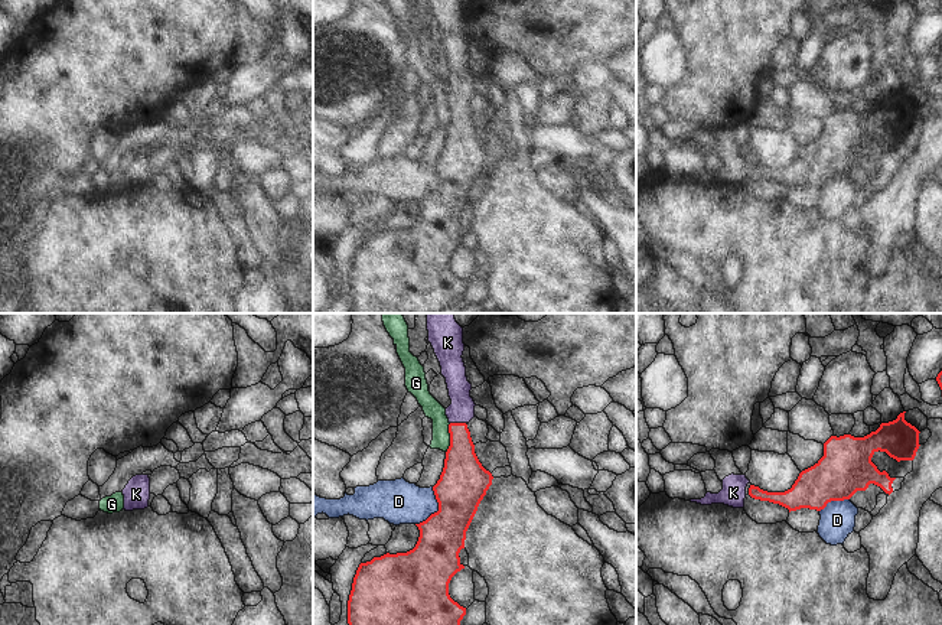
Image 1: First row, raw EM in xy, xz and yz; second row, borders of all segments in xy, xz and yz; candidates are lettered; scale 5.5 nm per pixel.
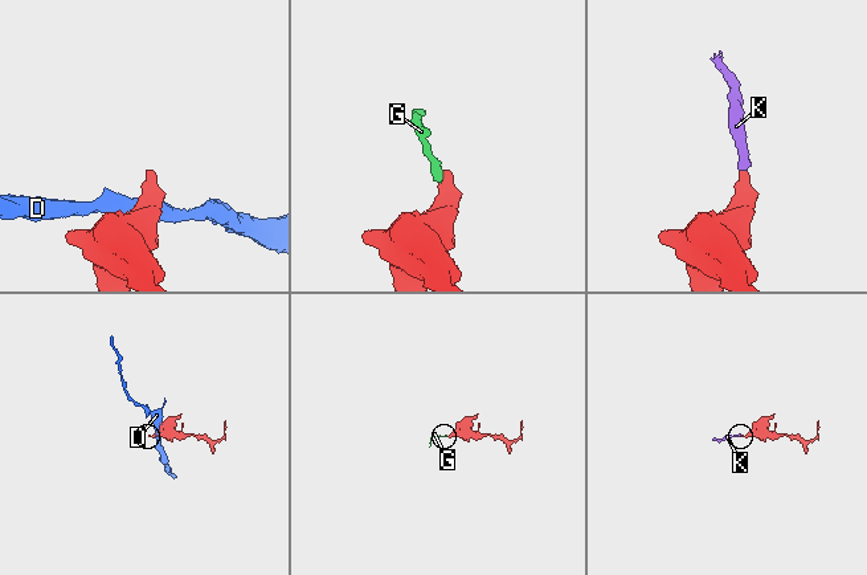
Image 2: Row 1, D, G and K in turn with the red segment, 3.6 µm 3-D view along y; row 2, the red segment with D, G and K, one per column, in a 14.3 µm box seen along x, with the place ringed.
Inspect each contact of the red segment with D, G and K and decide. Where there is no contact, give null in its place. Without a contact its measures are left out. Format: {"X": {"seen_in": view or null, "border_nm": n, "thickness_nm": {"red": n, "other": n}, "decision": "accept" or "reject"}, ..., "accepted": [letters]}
{"D": {"seen_in": "xz", "border_nm": 240, "thickness_nm": {"red": 280, "other": 240}, "decision": "reject"}, "G": {"seen_in": "xz", "border_nm": 170, "thickness_nm": {"red": 260, "other": 100}, "decision": "reject"}, "K": {"seen_in": "xz", "border_nm": 90, "thickness_nm": {"red": 200, "other": 140}, "decision": "accept"}, "accepted": ["K"]}

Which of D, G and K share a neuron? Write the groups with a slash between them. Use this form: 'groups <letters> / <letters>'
groups D / G / K

